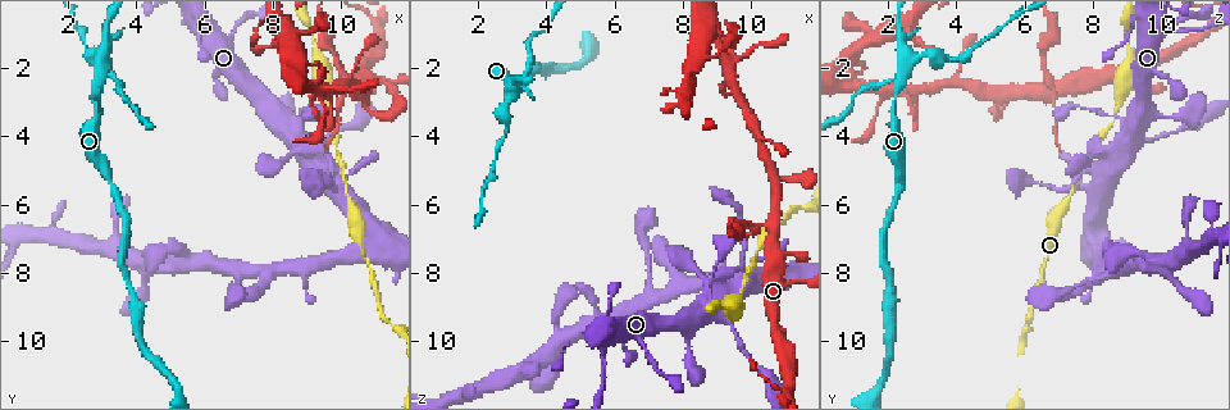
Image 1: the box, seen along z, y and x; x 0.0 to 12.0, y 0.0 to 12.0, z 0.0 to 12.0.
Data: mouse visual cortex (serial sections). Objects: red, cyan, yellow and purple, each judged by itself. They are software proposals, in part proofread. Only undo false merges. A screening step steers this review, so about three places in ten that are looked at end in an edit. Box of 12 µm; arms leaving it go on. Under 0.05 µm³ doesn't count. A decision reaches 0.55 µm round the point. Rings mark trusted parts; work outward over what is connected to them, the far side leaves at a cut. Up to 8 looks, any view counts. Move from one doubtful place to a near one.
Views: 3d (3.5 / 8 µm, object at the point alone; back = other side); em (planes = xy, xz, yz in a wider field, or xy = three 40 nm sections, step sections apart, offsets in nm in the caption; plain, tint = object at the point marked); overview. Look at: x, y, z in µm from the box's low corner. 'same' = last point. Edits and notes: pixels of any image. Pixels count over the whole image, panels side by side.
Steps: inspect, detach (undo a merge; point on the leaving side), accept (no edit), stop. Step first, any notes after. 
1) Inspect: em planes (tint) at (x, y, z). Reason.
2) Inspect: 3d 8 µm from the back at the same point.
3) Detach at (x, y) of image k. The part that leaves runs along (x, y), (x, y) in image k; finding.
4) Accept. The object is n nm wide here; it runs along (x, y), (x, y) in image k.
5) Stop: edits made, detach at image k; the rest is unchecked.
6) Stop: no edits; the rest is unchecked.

Inspect: 3d 8 µm at (3.0, 1.8, 2.7). Four arms meet.

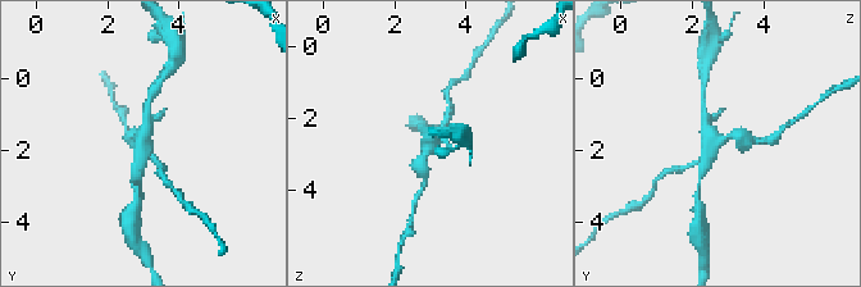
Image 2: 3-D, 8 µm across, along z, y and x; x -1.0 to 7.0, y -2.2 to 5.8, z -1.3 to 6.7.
Inspect: em xy step 2 (tint) at (3.0, 1.7, 2.7). Need the tissue.

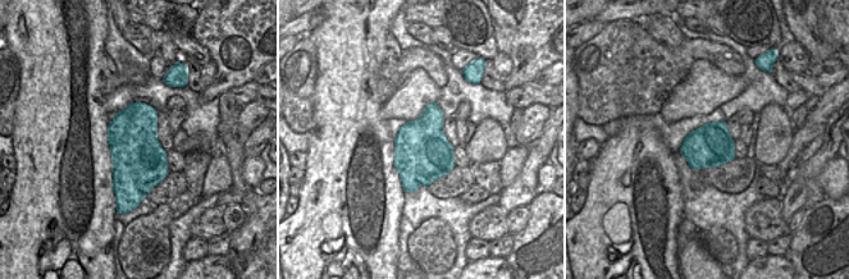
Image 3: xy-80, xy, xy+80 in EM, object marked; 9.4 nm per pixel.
Detach at (742, 140) of image 2. A border runs along (441, 129), (414, 154), (425, 177) in image 3; two cells meet here.

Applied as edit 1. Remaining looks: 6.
Inspect: 3d 3.5 µm at (5.7, 0.8, 10.0). Small branch off a trunk.

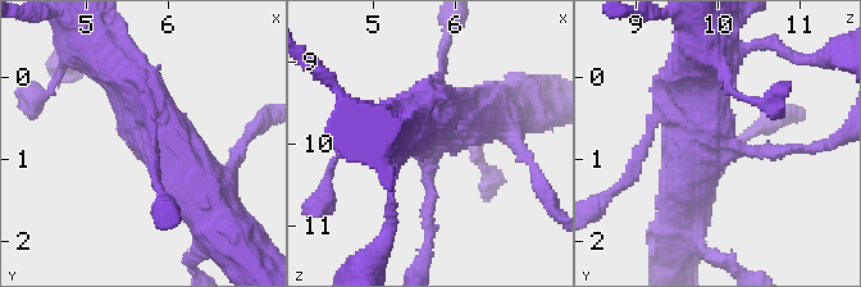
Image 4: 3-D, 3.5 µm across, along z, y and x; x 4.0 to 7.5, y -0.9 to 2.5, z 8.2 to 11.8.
Inspect: em xy step 5 (tint) at (5.70, 0.80, 10.00).

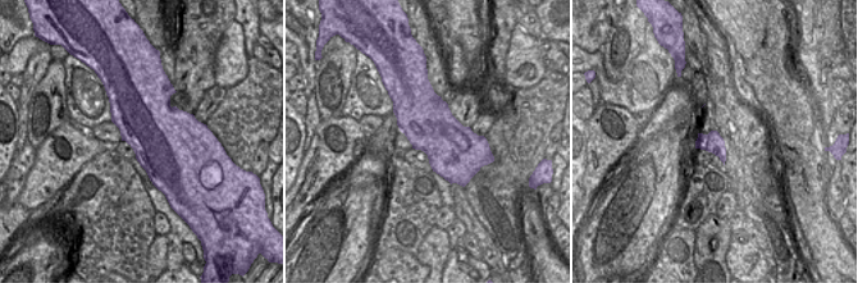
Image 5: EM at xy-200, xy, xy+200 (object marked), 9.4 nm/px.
Accept. It runs along (213, 217), (135, 91), (114, 80) in image 4; continuous, no second cell.

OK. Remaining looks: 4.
Inspect: 3d 8 µm at (10.6, 2.6, 6.6). Arms part here.

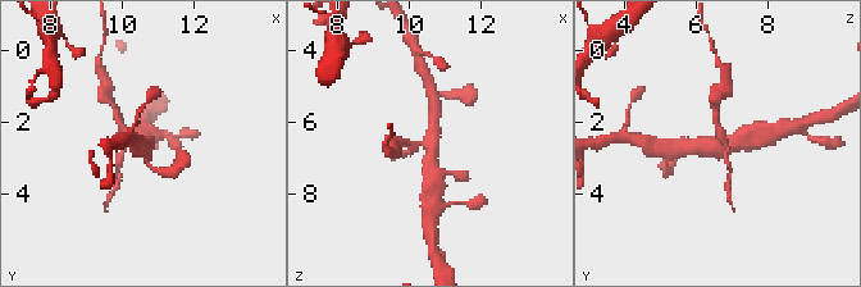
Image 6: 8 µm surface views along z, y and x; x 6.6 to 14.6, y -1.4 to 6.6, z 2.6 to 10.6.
Inspect: 3d 3.5 µm at (10.7, 2.7, 6.6). Closer look.

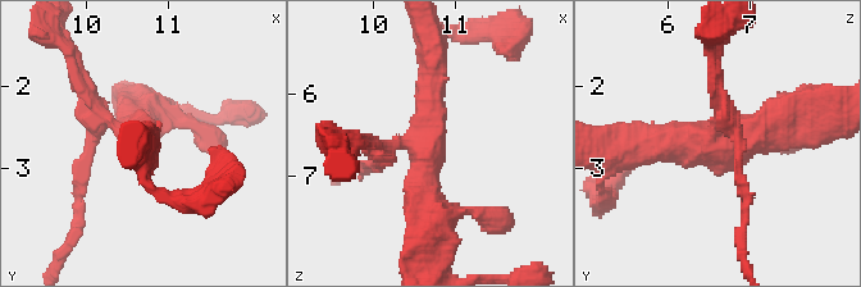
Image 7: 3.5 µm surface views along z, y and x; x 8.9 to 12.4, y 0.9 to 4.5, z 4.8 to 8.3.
Inspect: em xy step 2 (tint) at (10.60, 2.65, 6.65). Need the tissue.

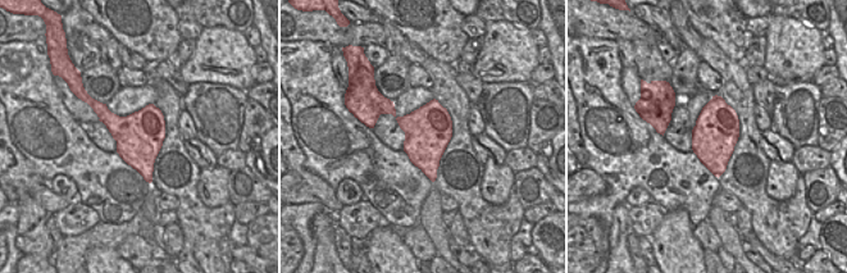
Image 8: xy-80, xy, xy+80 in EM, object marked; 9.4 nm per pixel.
Detach at (83, 160) of image 7. The part that leaves runs along (110, 121), (51, 33) in image 7; a second cell is stuck on.

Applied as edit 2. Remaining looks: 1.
Stop: edits made, detach at image 2, detach at image 7; the rest is unchecked.

